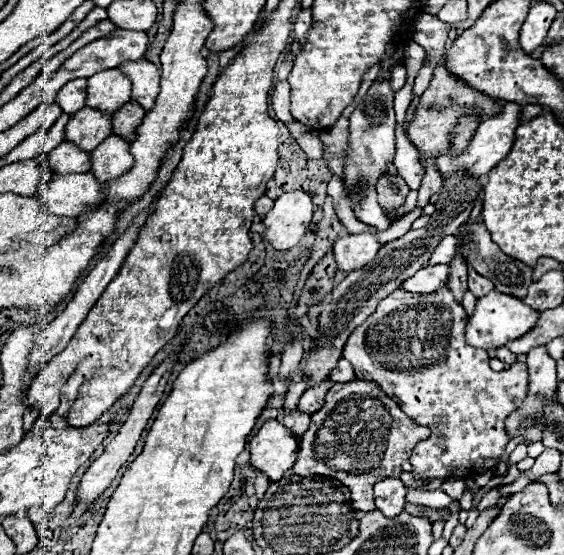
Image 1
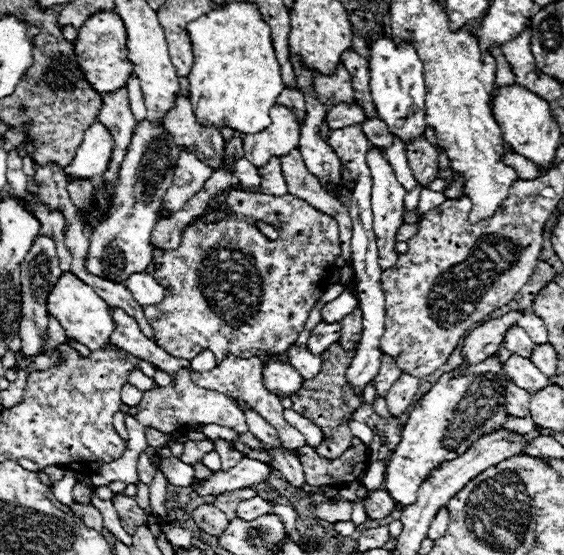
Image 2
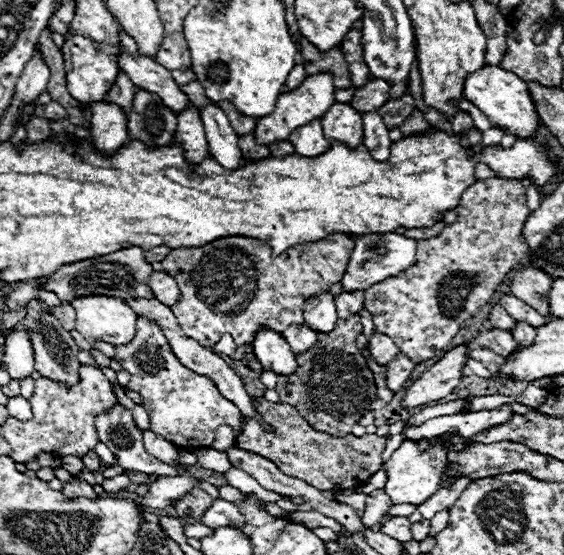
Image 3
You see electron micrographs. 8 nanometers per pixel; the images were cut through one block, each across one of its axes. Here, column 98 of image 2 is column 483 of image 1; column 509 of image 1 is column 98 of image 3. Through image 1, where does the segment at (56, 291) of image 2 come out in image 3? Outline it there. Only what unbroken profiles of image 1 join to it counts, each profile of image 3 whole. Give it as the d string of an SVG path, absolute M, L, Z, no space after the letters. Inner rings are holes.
M82 296L70 300L70 304L76 312L76 330L88 342L110 342L114 346L122 346L134 338L138 316L122 300L112 300L110 296Z

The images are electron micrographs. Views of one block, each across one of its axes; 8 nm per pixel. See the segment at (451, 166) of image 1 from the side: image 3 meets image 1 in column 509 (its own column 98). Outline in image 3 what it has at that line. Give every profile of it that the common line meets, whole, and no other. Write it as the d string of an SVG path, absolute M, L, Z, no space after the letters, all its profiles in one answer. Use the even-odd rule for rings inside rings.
M108 102L92 104L92 124L90 124L90 140L102 156L112 156L120 146L128 142L126 116L122 110Z

